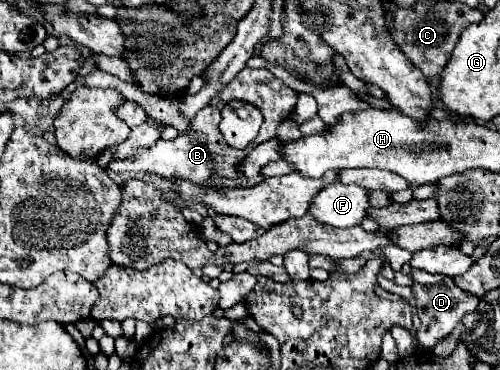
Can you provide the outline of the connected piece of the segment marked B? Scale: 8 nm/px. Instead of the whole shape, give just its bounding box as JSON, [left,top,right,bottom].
[108,103,240,185]

